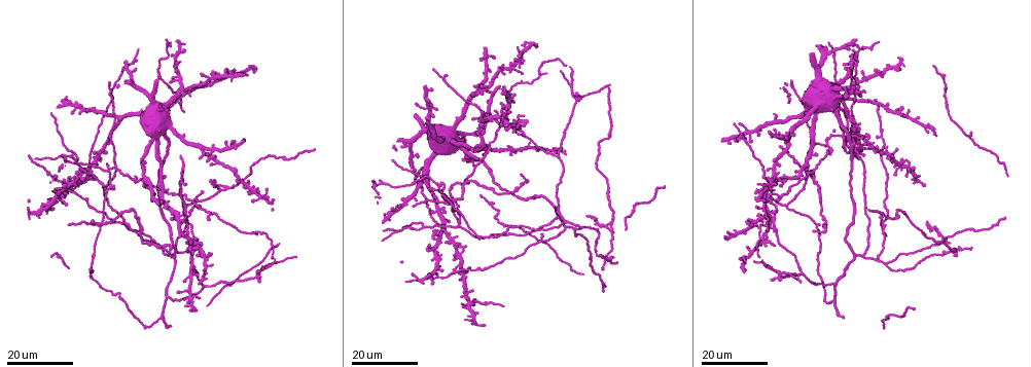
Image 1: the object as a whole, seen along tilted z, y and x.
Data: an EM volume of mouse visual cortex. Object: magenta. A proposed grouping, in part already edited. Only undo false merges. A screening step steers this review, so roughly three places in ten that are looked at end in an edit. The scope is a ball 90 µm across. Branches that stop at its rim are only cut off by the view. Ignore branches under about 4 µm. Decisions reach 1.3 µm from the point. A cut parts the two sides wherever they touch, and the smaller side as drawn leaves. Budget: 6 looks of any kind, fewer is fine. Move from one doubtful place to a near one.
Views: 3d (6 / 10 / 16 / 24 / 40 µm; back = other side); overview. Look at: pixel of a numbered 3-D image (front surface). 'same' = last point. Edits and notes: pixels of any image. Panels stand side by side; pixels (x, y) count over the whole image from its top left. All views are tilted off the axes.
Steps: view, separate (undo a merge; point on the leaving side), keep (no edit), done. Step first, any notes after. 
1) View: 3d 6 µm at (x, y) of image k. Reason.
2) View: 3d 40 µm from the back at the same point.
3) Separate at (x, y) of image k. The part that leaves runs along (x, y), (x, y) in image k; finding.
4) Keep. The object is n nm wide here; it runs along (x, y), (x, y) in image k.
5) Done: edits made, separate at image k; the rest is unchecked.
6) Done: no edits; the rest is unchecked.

View: 3d 16 µm at (556, 218) of image 1. Branch point.

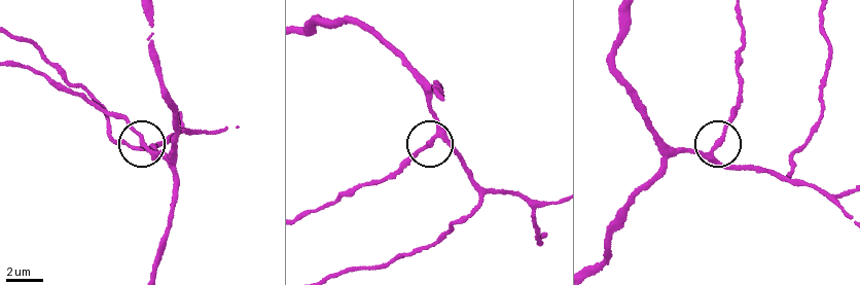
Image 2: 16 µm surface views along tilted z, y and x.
View: 3d 10 µm at (712, 154) of image 2. Closer look.

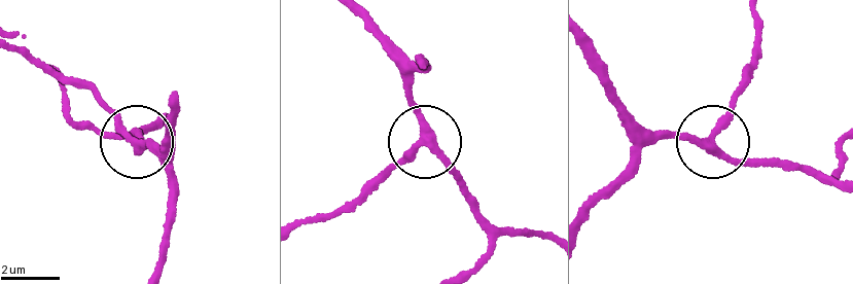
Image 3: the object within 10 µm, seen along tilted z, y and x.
Keep. The side arm is 9 µm long; it runs along (360, 15), (402, 77), (423, 136), (375, 176) in image 3; one cell here.

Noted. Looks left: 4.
View: 3d 24 µm at (113, 186) of image 1. Three arms meet.

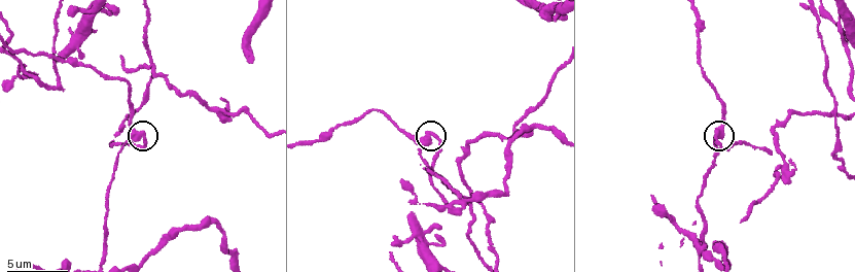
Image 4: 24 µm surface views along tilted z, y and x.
View: 3d 6 µm at (718, 132) of image 4. Zoom in.

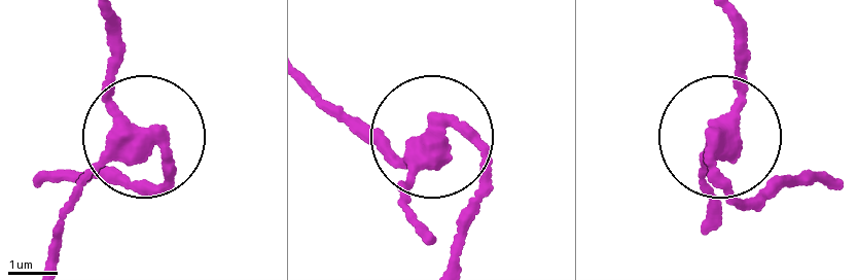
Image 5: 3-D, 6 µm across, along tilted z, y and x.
Keep. The side arm is 7 µm long; it runs along (47, 260), (59, 217), (138, 138), (162, 176), (141, 191) in image 5; one cell here.

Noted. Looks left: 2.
View: 3d 24 µm at (788, 206) of image 1.

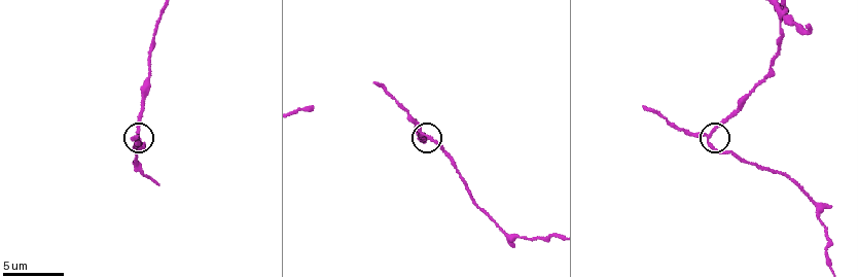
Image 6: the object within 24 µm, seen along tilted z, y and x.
View: 3d 6 µm at (423, 134) of image 6.

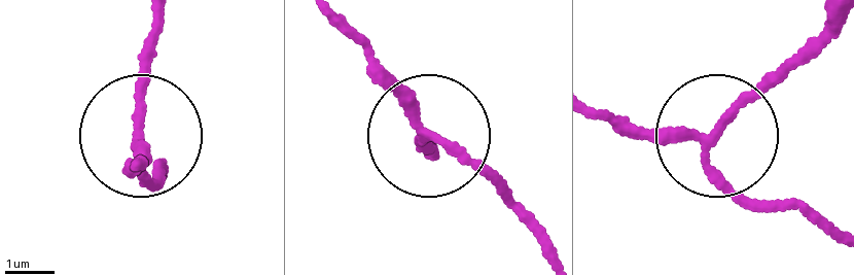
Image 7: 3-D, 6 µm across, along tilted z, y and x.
Keep. 3 arms meet here; it runs along (556, 253), (489, 179), (418, 130), (407, 87), (366, 49) in image 7; continuous, no second cell.

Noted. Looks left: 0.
Done: no edits; the rest is unchecked.

